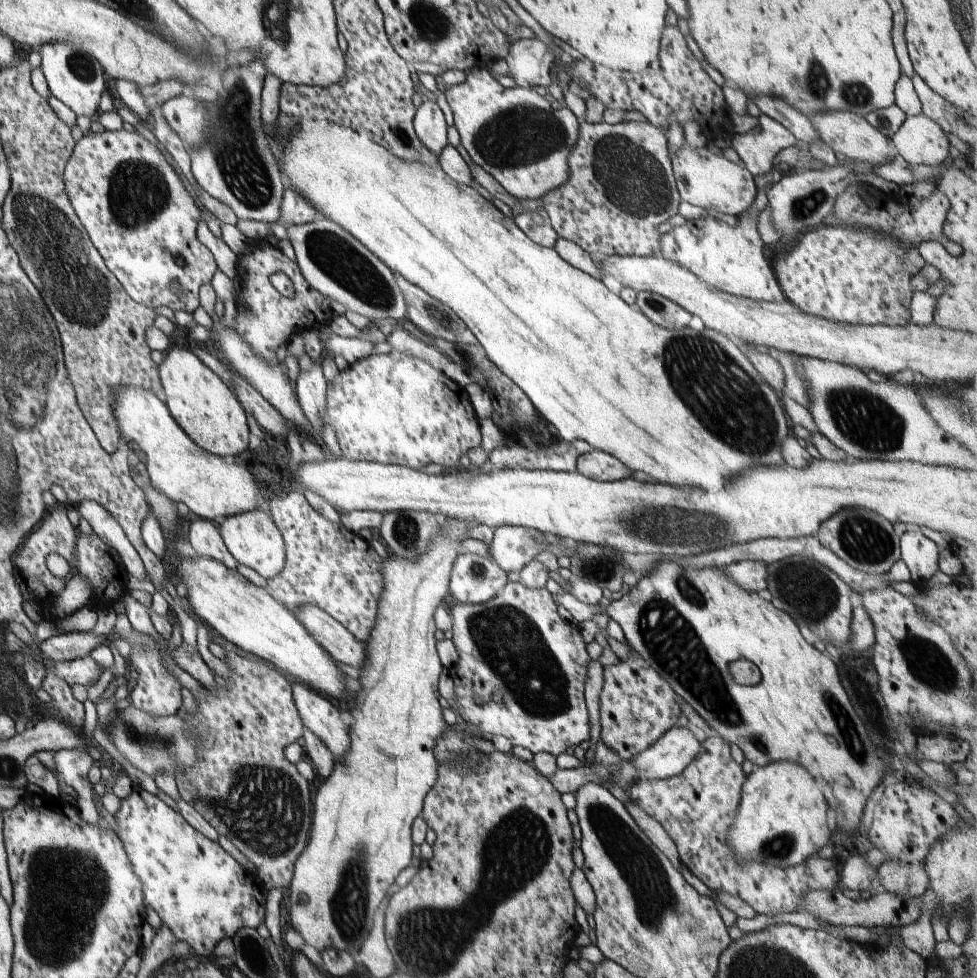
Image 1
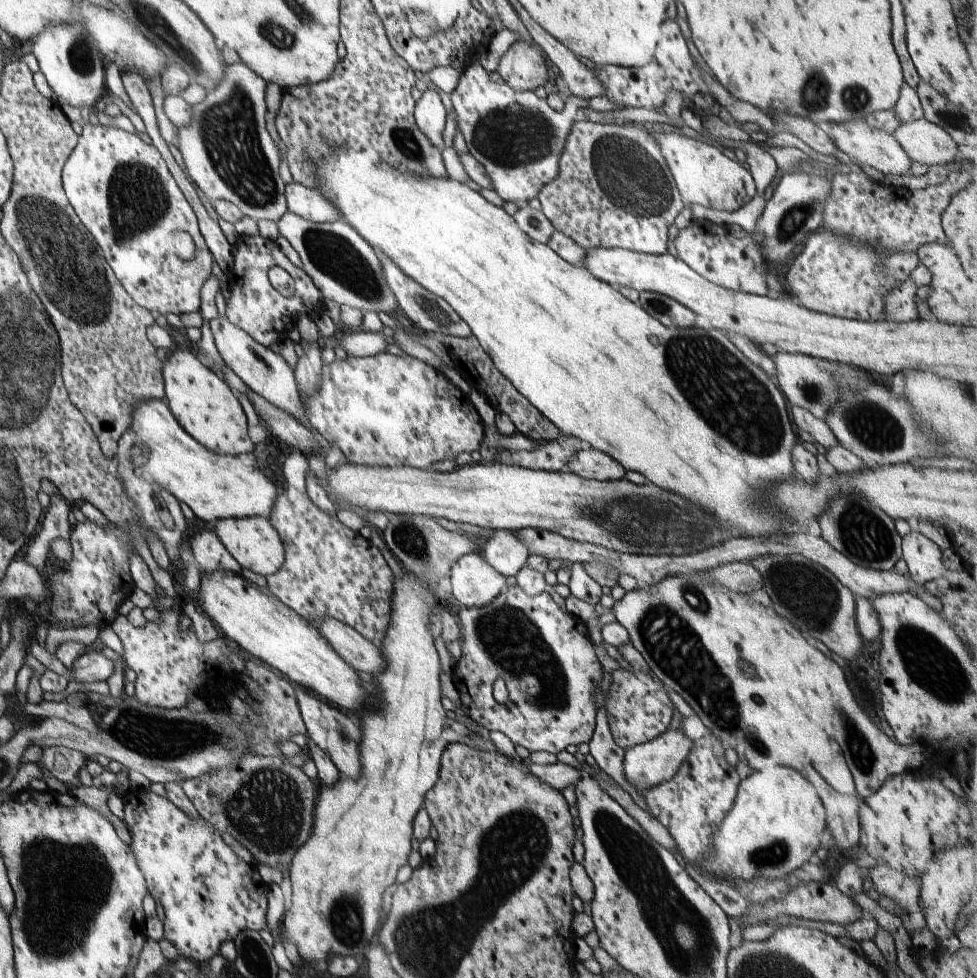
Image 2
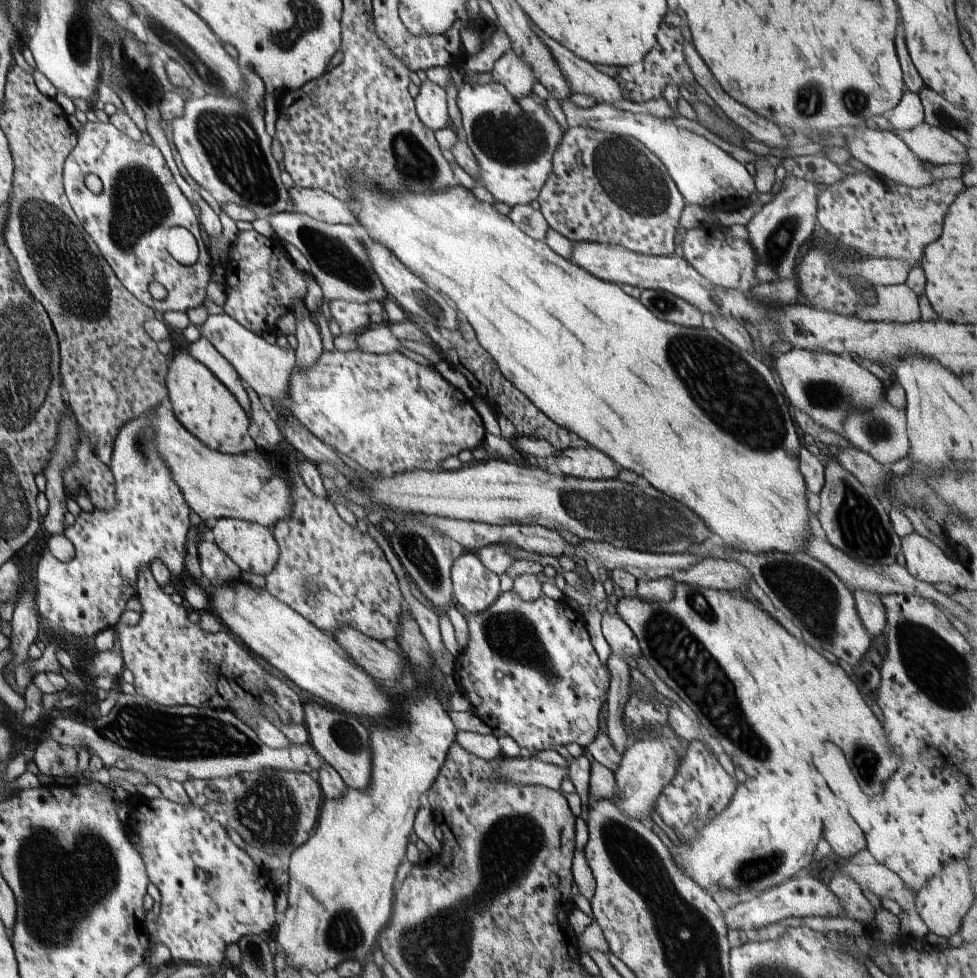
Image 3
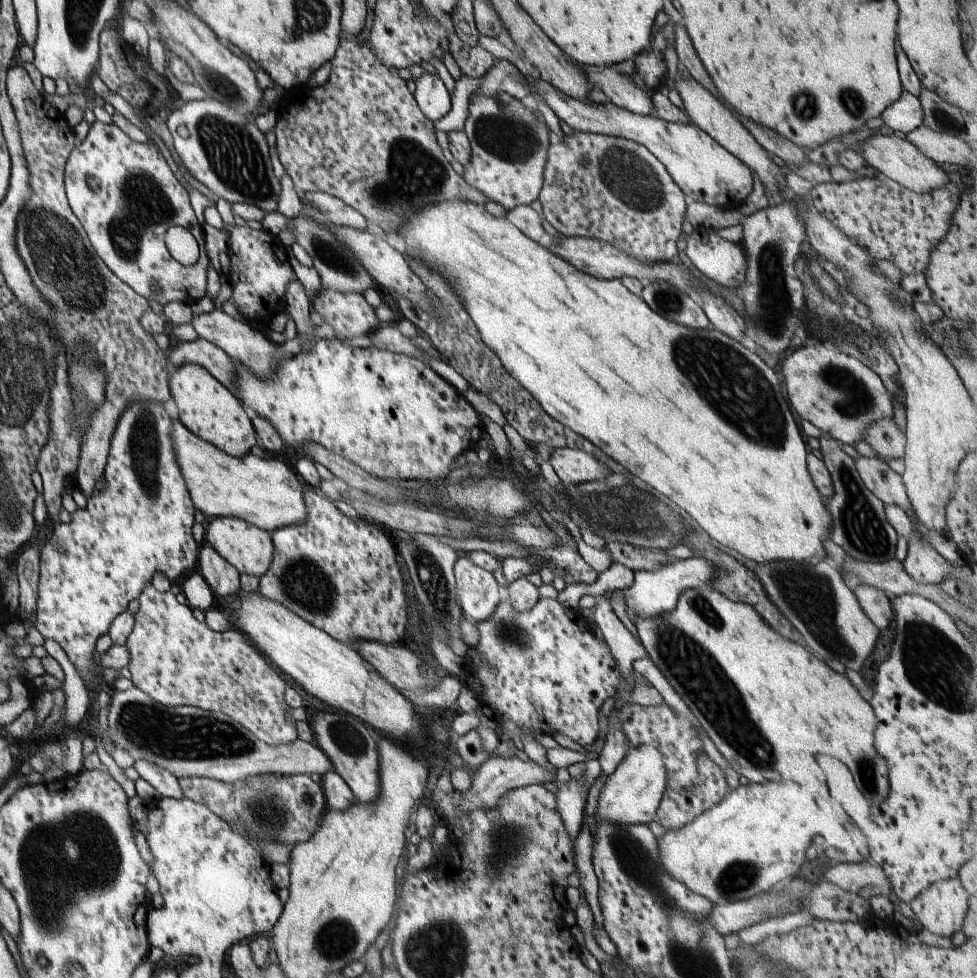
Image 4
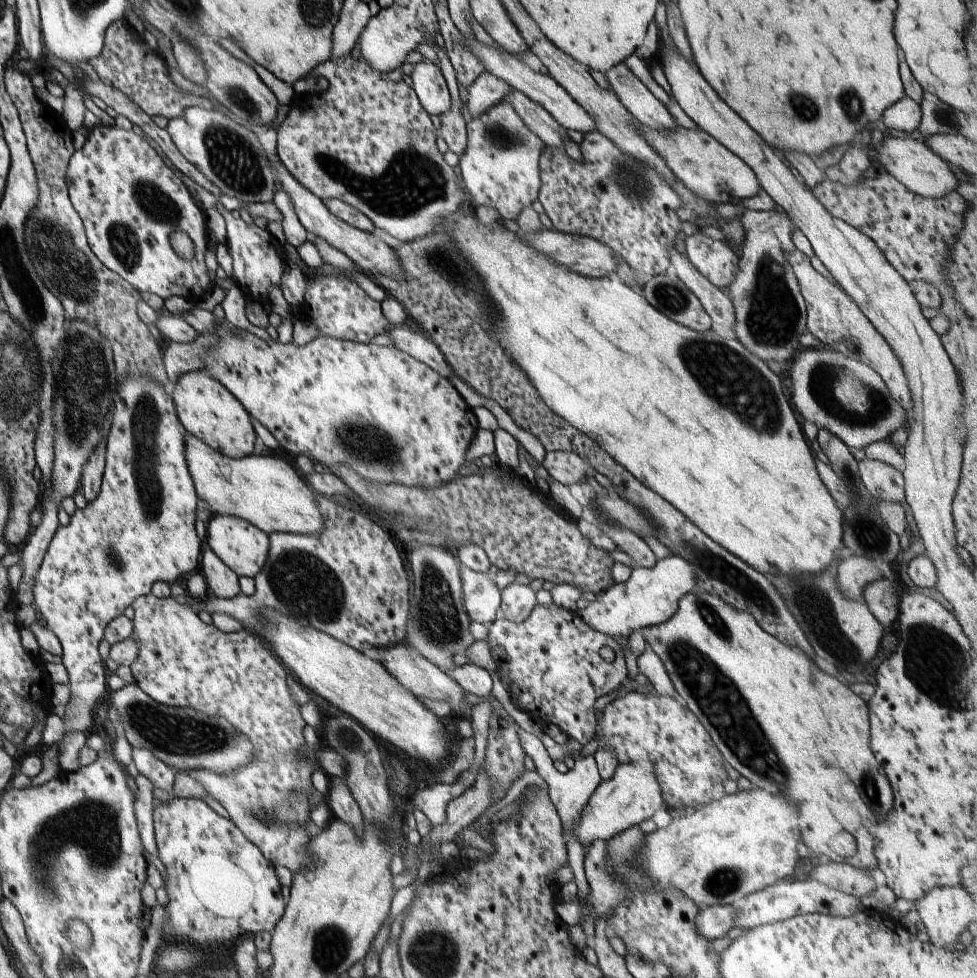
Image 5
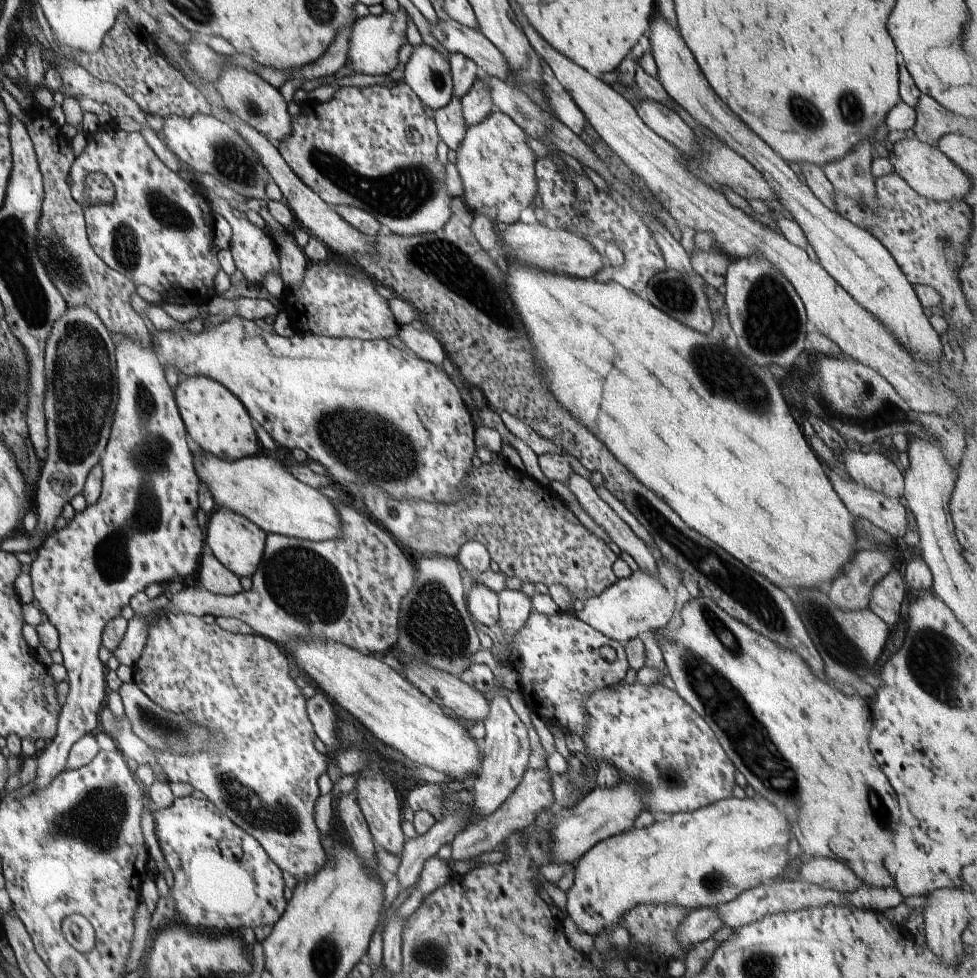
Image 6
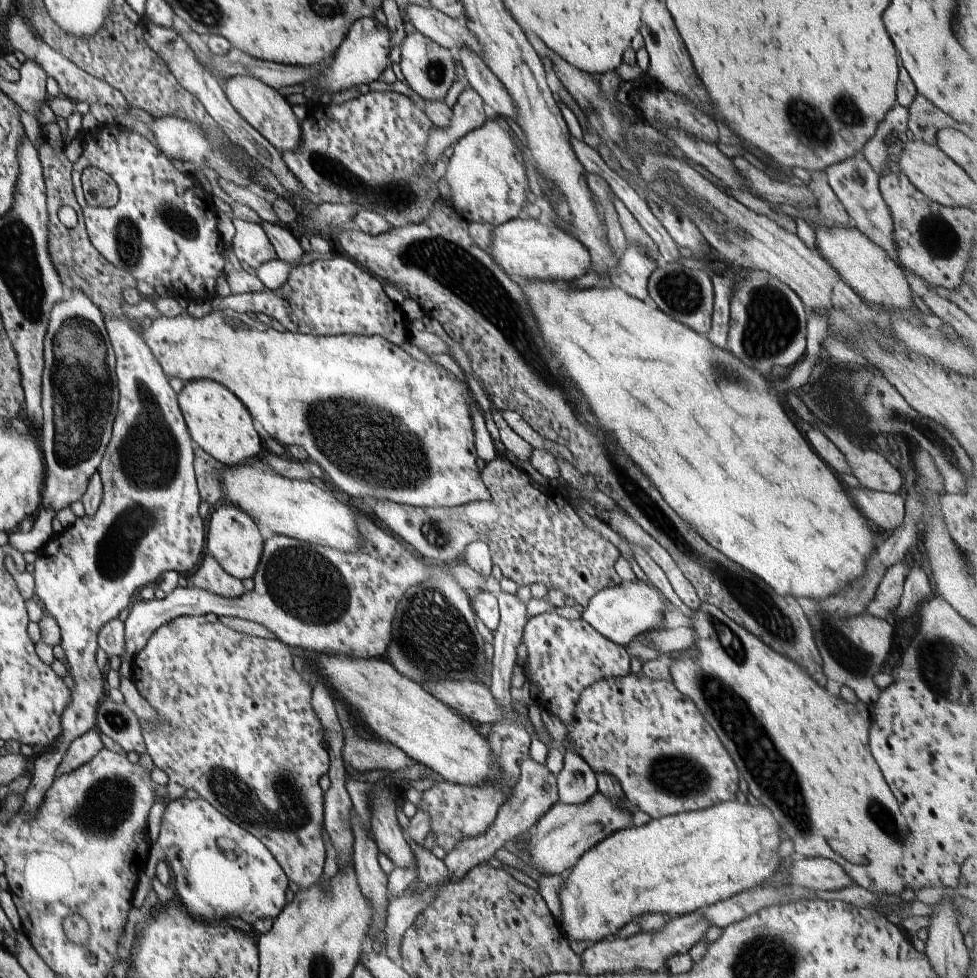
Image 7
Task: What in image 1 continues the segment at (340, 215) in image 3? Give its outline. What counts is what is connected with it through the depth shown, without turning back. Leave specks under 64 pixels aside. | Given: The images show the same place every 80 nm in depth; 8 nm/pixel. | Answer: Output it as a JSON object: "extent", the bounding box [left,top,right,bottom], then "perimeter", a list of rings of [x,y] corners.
{"extent":[277,187,321,228],"perimeter":[[[290,187],[285,189],[281,202],[281,215],[277,223],[286,228],[286,225],[306,224],[316,218],[321,218],[321,215],[316,212],[307,199]]]}

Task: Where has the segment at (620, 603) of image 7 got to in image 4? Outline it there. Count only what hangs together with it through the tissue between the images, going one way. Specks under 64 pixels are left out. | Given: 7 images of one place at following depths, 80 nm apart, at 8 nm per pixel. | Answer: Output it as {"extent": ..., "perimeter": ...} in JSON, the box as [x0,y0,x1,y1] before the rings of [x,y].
{"extent":[623,557,715,618],"perimeter":[[[693,557],[686,560],[675,560],[666,567],[655,571],[638,571],[634,573],[634,583],[623,591],[627,612],[634,617],[648,618],[675,610],[680,593],[686,589],[697,589],[710,585],[715,578],[712,561]]]}

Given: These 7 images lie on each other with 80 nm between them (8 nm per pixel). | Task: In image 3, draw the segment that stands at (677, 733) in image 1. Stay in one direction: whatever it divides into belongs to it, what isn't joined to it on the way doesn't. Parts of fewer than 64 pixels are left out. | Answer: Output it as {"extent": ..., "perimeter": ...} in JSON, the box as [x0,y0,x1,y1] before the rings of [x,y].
{"extent":[611,737,678,822],"perimeter":[[[654,737],[653,739],[636,740],[636,742],[630,743],[623,752],[620,766],[615,774],[618,793],[611,801],[617,806],[617,809],[624,811],[625,815],[645,822],[644,820],[650,818],[650,814],[652,814],[656,798],[677,773],[678,762],[677,752],[664,739]]]}

